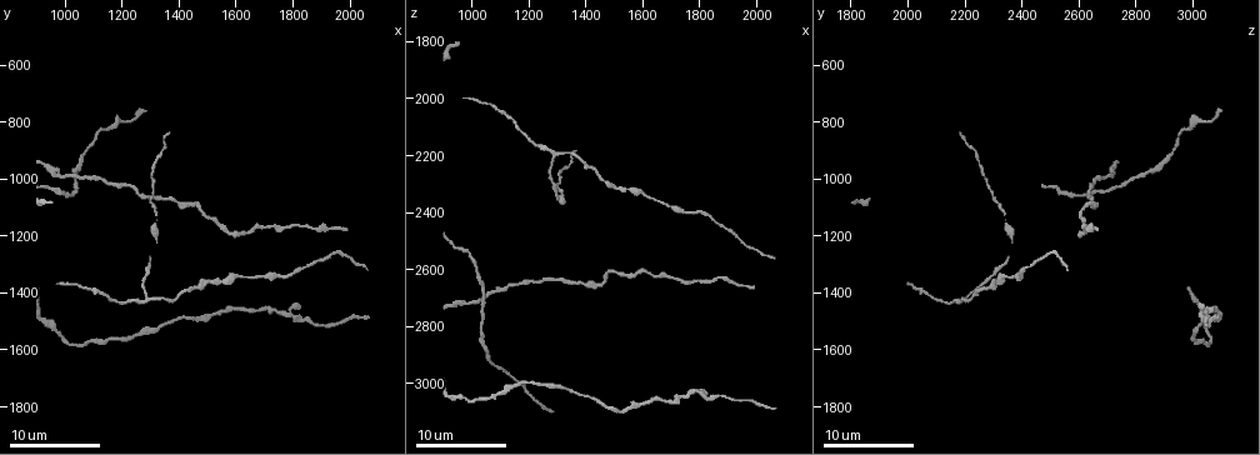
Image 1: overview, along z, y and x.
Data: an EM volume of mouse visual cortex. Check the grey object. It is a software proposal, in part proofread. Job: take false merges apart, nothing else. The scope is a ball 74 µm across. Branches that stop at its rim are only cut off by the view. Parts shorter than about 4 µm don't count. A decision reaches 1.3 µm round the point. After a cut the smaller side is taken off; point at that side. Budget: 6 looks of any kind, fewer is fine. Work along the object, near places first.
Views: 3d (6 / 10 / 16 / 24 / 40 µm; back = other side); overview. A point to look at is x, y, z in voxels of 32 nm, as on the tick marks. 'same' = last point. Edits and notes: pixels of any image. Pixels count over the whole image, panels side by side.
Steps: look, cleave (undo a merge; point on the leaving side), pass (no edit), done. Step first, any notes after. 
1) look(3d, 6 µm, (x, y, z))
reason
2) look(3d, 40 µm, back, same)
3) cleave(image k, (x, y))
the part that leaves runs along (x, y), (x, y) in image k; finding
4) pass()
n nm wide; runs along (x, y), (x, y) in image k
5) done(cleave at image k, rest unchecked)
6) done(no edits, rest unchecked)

look(3d, 16 µm, (1290, 1420, 2200))
a fork

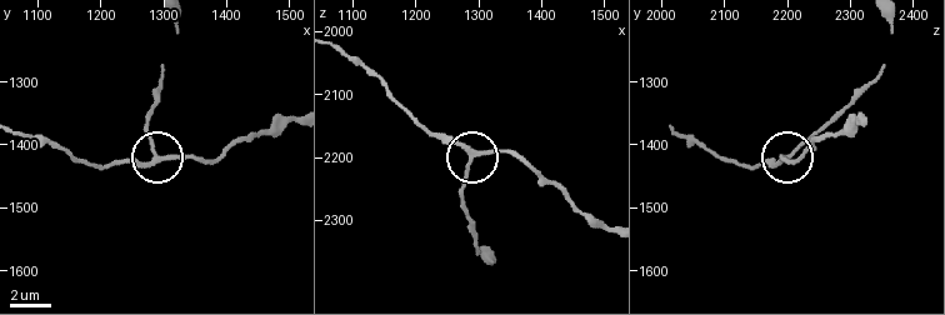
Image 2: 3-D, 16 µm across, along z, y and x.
look(3d, 6 µm, (1290, 1420, 2195))
closer look

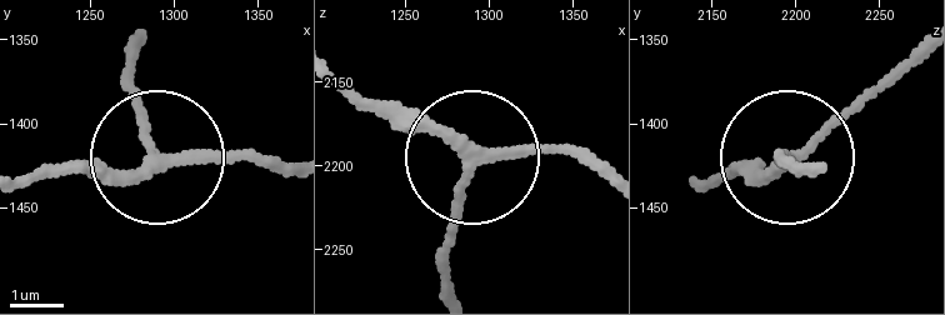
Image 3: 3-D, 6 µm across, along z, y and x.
pass()
210 nm wide; continuous, no second cell

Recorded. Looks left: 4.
look(3d, 6 µm, (1040, 980, 2830))

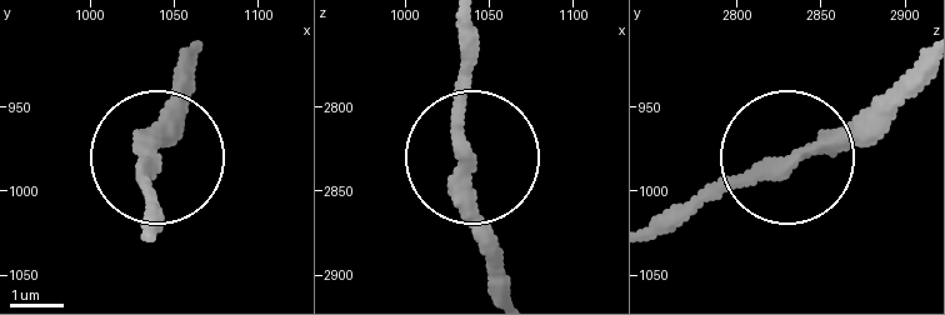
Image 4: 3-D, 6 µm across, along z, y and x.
pass()
290 nm wide; all the same cell

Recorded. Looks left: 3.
look(3d, 16 µm, (1800, 1490, 3030))
three arms meet

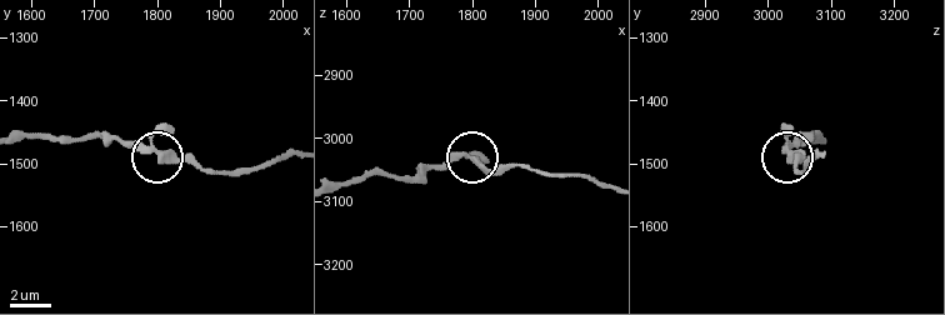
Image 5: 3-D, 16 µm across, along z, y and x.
look(3d, 16 µm, back, (1795, 1480, 3030))

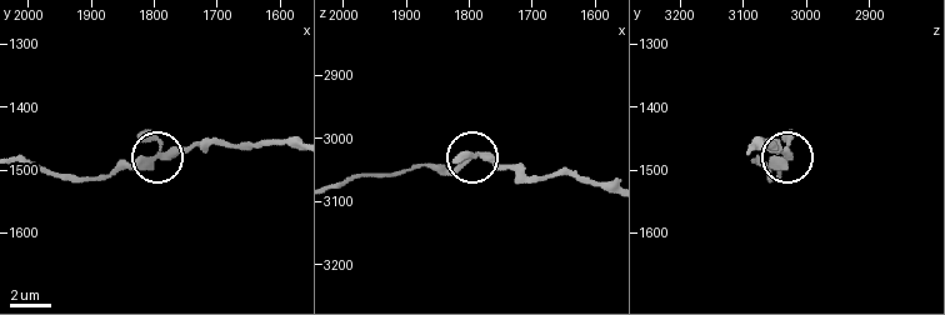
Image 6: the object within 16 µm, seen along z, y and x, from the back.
pass()
270 nm wide; continuous, no second cell

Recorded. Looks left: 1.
done(no edits, rest unchecked)

